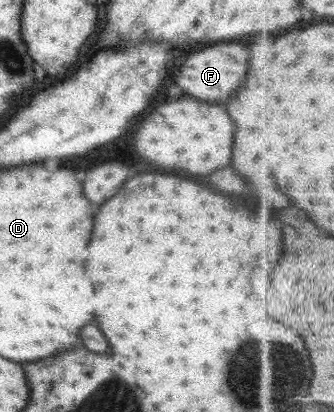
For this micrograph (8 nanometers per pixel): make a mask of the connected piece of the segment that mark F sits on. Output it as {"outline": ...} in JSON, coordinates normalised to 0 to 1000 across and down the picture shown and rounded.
{"outline":[[[644,107],[632,117],[614,117],[602,126],[566,131],[542,165],[518,184],[518,204],[536,209],[536,218],[554,233],[608,243],[608,248],[656,248],[680,243],[680,228],[704,223],[704,209],[716,209],[734,194],[740,175],[740,121],[716,107]]]}

